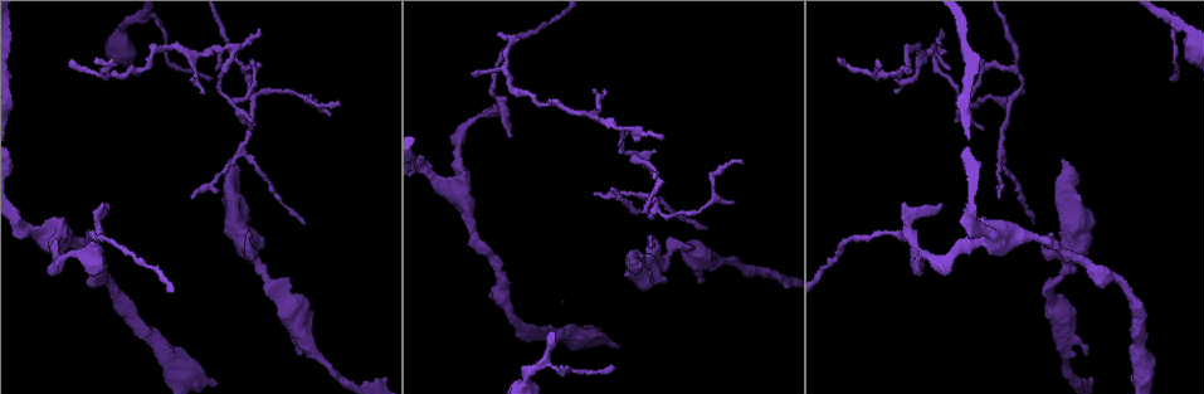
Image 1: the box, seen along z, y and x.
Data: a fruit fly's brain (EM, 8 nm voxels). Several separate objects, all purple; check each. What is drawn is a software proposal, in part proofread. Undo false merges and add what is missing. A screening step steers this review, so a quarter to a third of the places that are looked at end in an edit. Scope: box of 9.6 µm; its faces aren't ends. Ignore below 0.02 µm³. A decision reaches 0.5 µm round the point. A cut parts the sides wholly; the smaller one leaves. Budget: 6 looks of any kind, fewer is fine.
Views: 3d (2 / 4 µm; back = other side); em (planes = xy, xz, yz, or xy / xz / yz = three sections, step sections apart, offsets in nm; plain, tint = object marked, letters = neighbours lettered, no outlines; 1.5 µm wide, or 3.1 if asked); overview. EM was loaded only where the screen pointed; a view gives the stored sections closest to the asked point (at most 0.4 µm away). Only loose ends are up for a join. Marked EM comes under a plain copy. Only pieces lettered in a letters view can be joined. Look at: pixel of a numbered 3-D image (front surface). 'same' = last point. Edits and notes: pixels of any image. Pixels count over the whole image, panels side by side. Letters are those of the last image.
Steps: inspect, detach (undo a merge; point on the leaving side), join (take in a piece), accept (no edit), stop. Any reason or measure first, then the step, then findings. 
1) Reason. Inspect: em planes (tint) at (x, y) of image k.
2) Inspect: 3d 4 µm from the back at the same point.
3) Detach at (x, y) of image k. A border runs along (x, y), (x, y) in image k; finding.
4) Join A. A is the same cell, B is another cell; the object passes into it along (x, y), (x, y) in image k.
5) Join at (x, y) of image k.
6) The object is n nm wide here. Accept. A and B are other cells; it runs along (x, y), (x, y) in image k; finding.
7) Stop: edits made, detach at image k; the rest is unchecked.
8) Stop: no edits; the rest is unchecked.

Branch stops here. Inspect: em xz step 8 (letters) at (328, 114) of image 1.

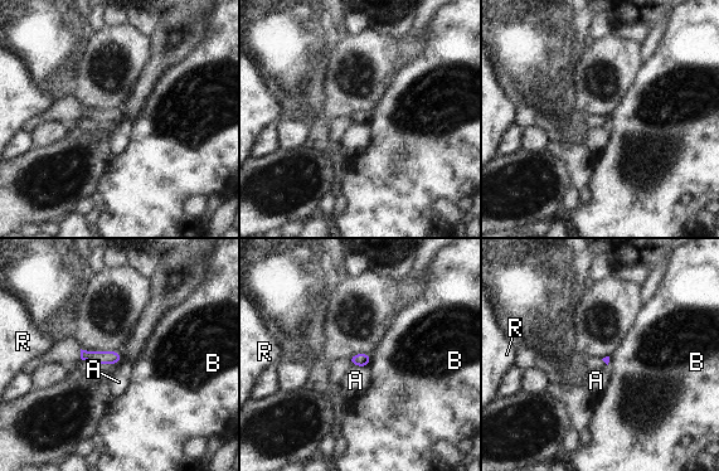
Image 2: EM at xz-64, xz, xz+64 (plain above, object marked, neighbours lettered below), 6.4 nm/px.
Inspect: em planes (letters) at the same point.

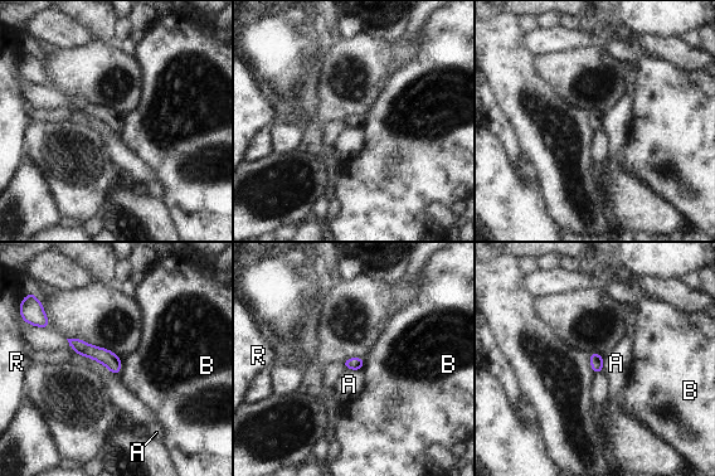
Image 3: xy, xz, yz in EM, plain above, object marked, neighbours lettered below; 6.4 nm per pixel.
The longest contact is with B, 110 nm. Accept. A, B and R are other cells; it runs along (72, 341), (102, 355), (116, 370) in image 3; no lettered piece goes on from it.

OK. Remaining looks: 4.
Branch stops here. Inspect: 3d 4 µm from the back at (71, 59) of image 1.

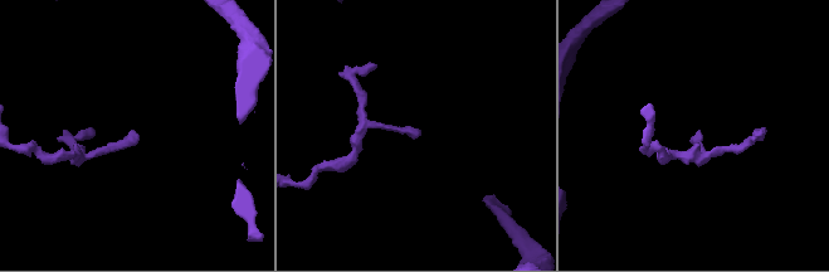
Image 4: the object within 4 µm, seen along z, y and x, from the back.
Now the EM. Inspect: em xz step 8 (tint) at (414, 133) of image 4.

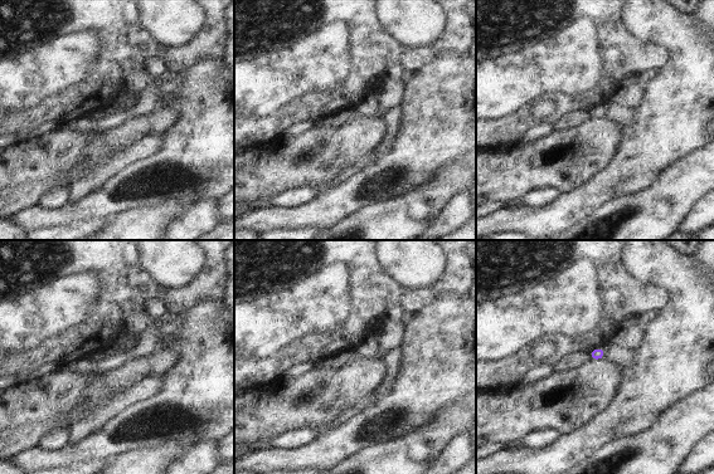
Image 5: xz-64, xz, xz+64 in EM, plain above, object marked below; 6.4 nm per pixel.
Cut it another way. Inspect: em planes (letters) at the same point.

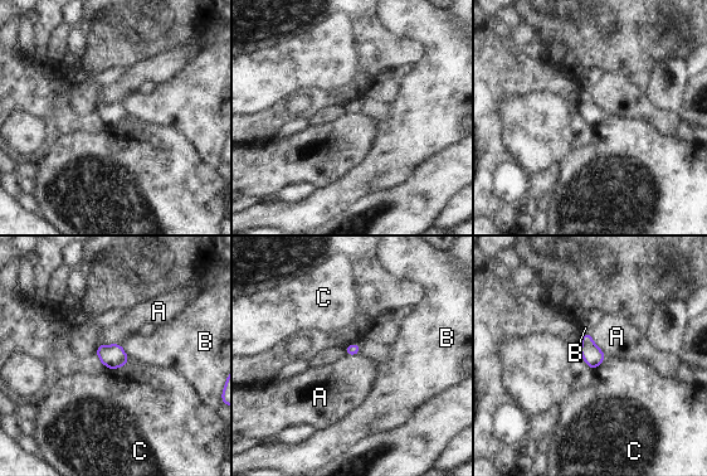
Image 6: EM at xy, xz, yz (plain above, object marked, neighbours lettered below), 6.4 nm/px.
The object is 80 nm wide here. Accept. A, B and C are other cells; a border runs along (130, 359), (123, 365), (112, 370) in image 6; none of them fits.

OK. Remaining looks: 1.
Stop: no edits; the rest is unchecked.

